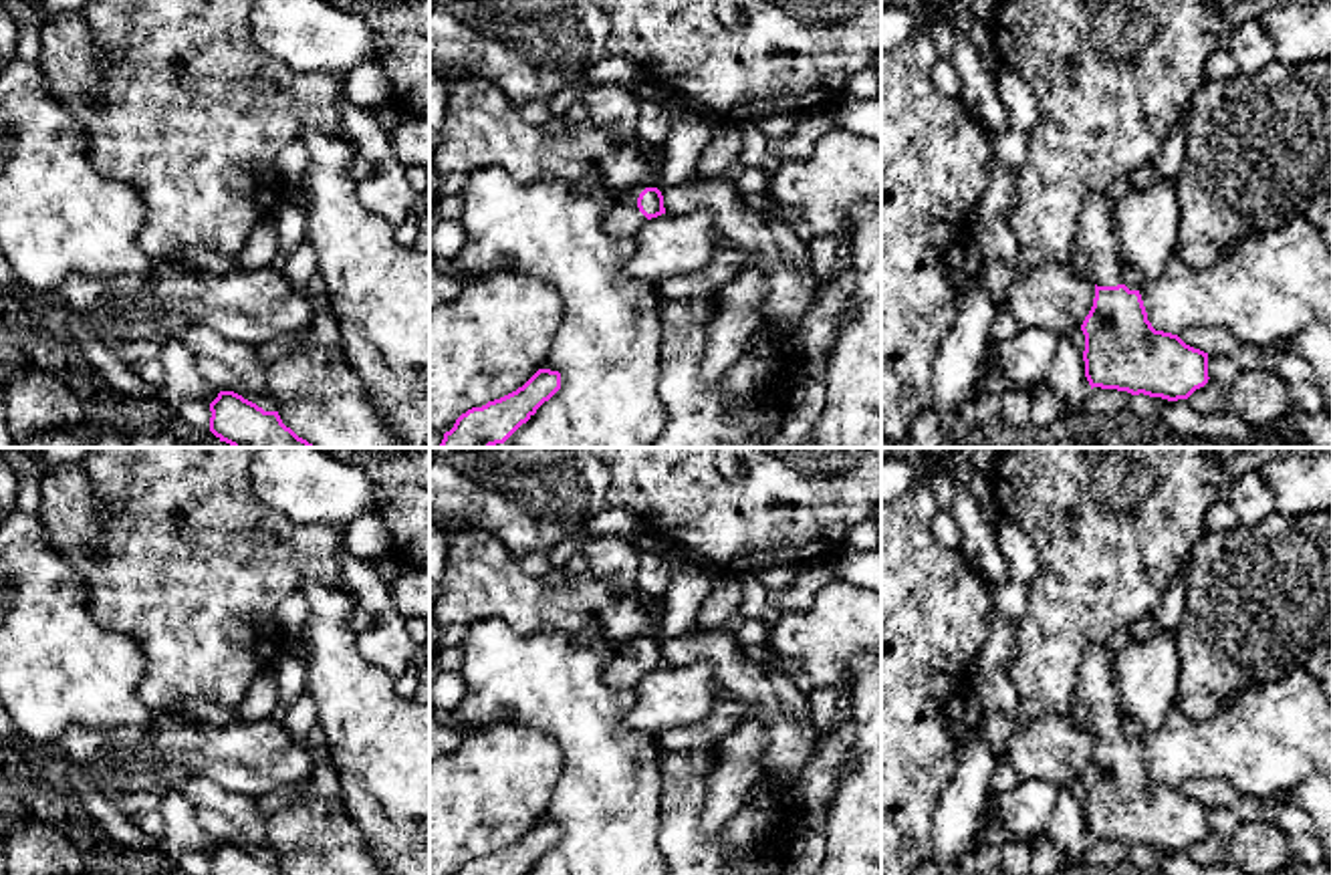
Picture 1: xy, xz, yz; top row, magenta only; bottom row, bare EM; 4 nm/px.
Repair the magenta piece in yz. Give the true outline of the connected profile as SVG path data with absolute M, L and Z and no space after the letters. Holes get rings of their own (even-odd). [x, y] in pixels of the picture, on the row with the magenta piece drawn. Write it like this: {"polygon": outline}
{"polygon": "M1105 188L1093 190L1085 200L1069 264L1095 284L1093 306L1081 325L1085 377L1091 389L1117 389L1178 401L1208 383L1208 353L1186 345L1178 335L1156 331L1147 321L1139 290L1123 284L1115 204L1105 198Z"}

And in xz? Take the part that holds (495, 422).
{"polygon": "M538 369L516 391L472 407L444 433L440 448L492 448L504 444L561 389L561 373Z"}

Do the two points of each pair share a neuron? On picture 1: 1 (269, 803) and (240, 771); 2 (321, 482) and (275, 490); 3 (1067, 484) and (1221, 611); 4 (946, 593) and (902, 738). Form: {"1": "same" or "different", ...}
{"1": "different", "2": "same", "3": "different", "4": "same"}

